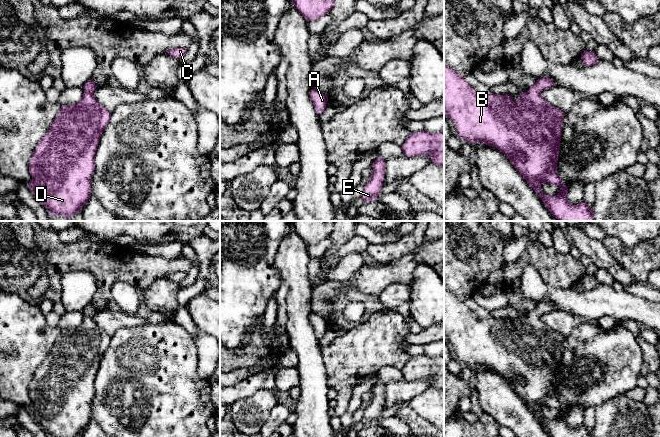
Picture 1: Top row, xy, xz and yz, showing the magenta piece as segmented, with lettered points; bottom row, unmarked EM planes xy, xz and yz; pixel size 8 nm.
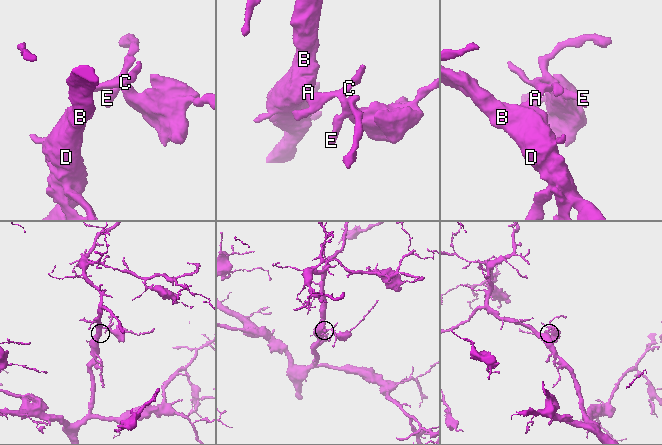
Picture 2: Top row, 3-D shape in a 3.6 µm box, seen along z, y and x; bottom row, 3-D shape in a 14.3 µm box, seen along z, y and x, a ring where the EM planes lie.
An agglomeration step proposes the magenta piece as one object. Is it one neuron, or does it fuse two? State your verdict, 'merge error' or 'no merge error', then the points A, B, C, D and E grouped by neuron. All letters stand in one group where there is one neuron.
no merge error; A B C D E

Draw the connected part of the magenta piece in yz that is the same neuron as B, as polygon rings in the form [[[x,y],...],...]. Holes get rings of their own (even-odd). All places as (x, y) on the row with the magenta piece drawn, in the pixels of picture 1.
[[[444,64],[444,114],[454,122],[463,141],[481,142],[500,150],[559,221],[595,221],[586,203],[573,205],[568,201],[568,189],[557,174],[565,113],[541,96],[543,90],[553,86],[556,85],[549,77],[540,78],[527,92],[521,92],[515,103],[509,94],[479,93],[465,81],[463,75]],[[543,183],[557,185],[559,193],[545,195],[541,191]]]

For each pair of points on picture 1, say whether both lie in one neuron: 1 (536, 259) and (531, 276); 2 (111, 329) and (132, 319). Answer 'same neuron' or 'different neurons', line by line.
1: different neurons
2: same neuron

